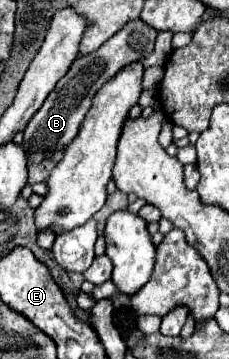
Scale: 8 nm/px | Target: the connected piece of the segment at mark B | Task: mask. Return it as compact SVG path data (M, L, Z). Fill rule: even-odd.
M135 19L135 21L129 21L111 39L107 39L97 51L77 57L73 65L69 67L69 71L65 73L65 77L59 79L53 93L47 97L43 107L35 113L35 117L29 121L27 129L23 131L25 139L21 147L25 149L27 157L31 161L43 161L45 157L51 157L63 151L69 145L69 141L77 135L83 123L85 111L89 111L91 99L97 93L97 89L101 89L111 77L115 77L115 73L119 73L129 63L141 61L143 57L147 57L153 51L155 37L157 37L157 31L153 27L149 27L141 19ZM133 41L135 41L135 47L133 47Z

